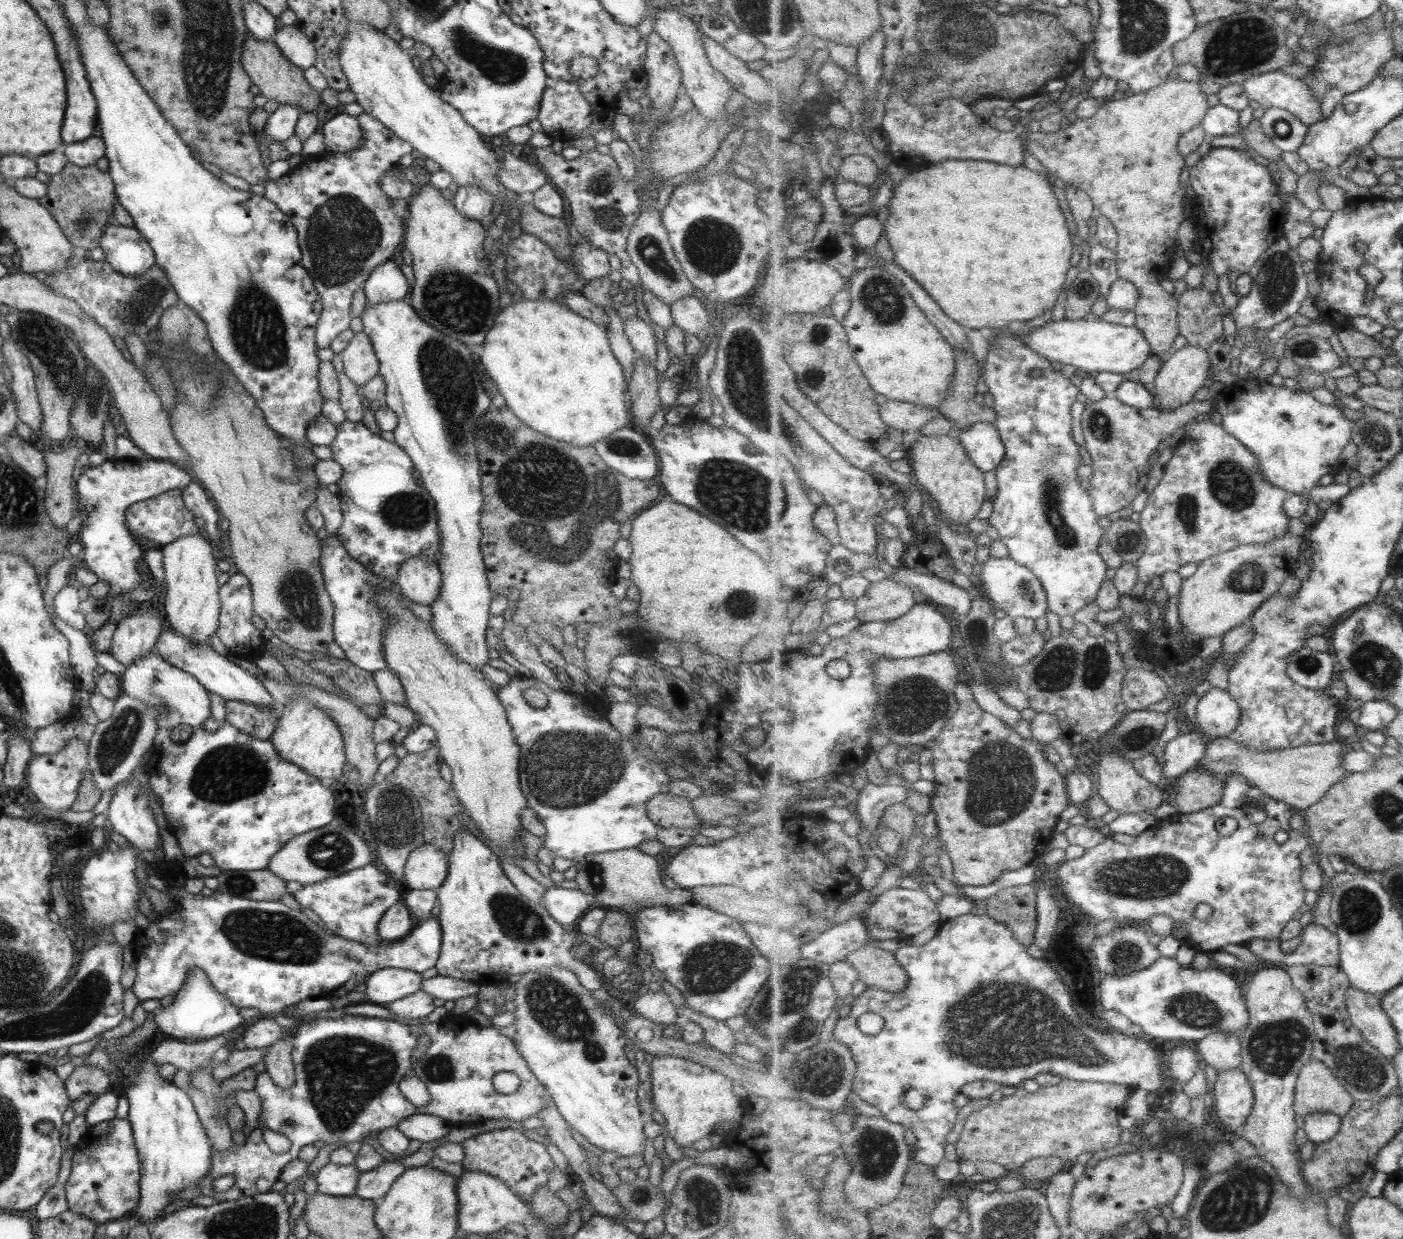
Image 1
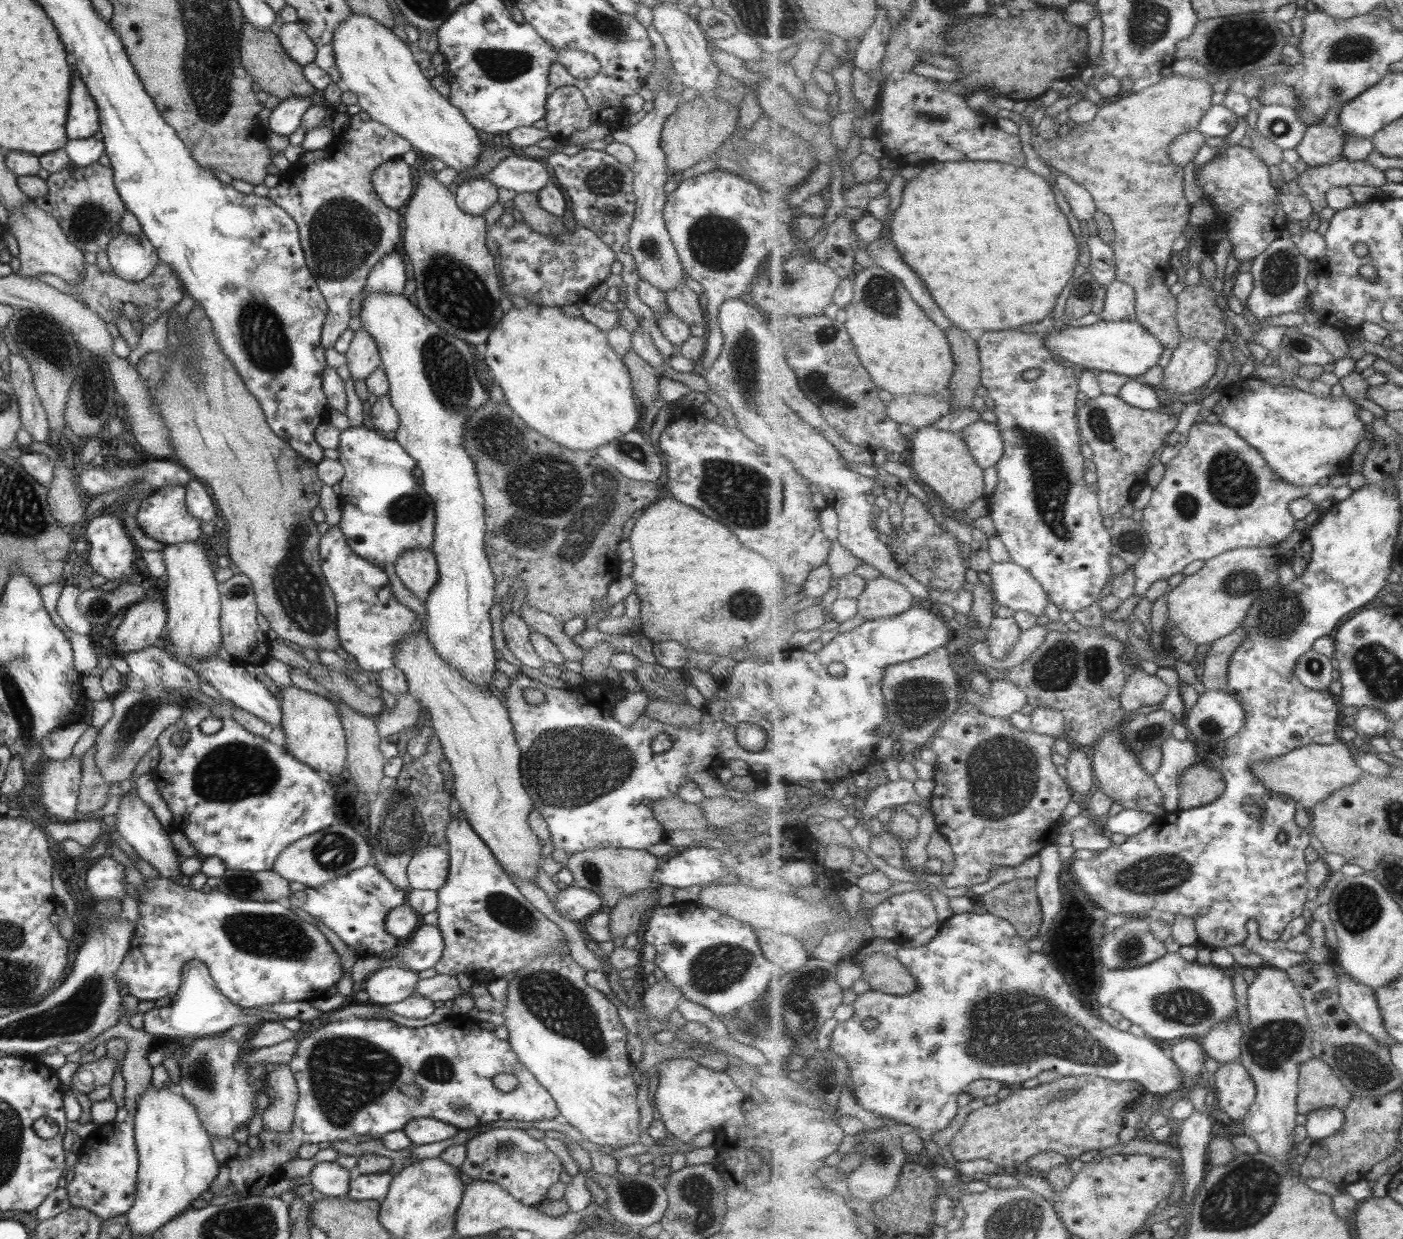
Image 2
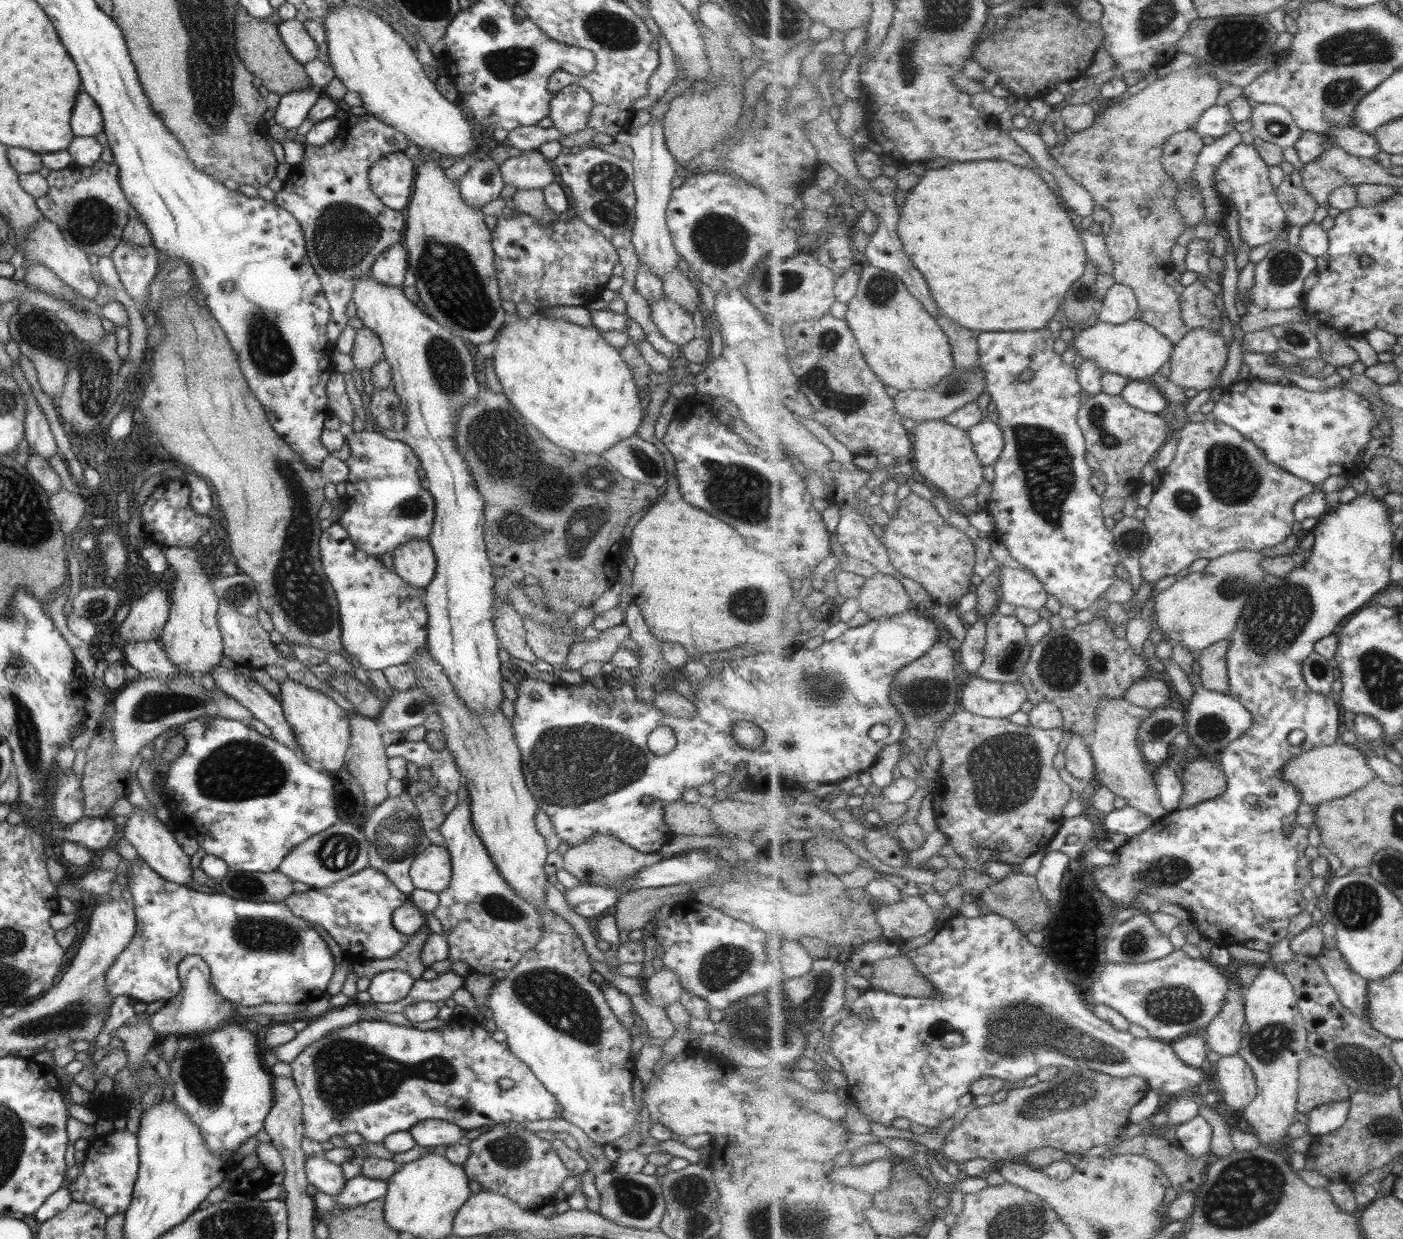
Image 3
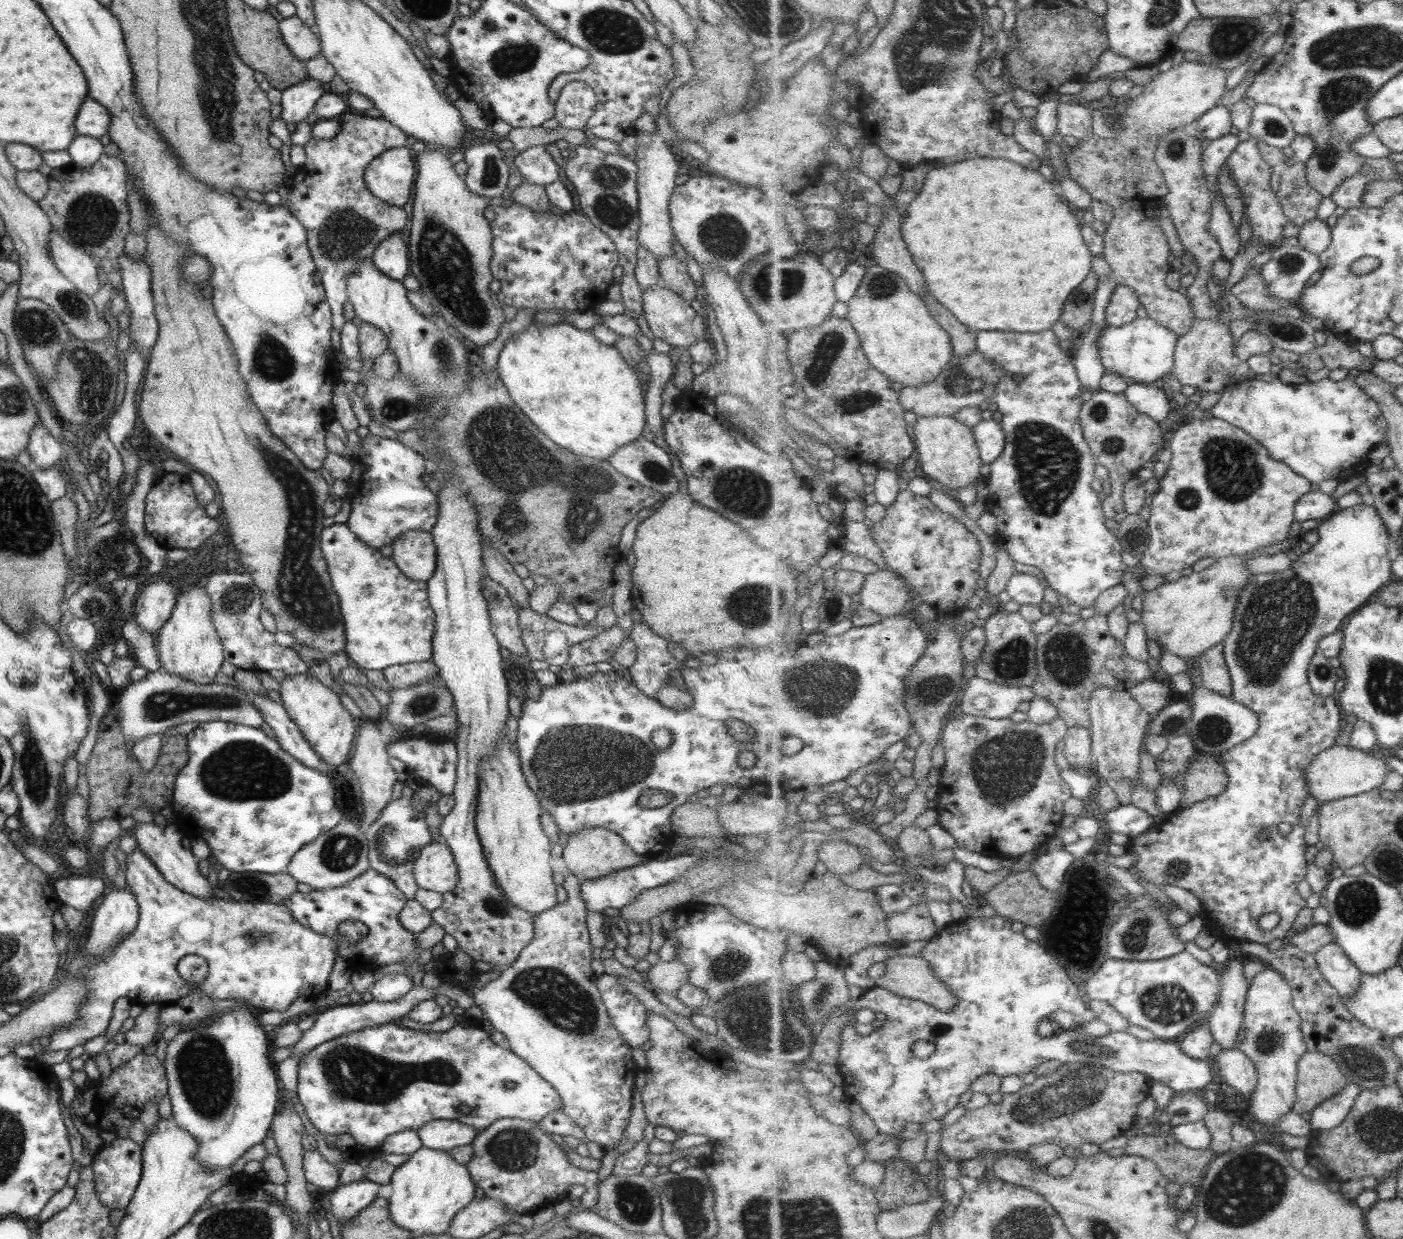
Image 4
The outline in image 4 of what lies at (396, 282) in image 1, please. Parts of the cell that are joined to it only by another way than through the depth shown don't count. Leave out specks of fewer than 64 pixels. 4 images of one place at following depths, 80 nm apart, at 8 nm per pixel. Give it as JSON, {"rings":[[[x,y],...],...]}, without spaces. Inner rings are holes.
{"rings":[[[392,234],[382,240],[370,260],[383,276],[391,280],[401,282],[407,276],[408,250],[400,234]]]}

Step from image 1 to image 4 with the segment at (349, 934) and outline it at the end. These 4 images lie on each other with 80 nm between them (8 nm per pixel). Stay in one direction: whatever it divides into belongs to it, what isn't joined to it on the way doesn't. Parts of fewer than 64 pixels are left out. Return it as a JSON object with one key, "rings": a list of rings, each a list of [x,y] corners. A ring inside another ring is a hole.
{"rings":[[[369,868],[337,888],[312,890],[307,893],[293,892],[283,900],[283,904],[297,924],[327,938],[338,936],[338,927],[341,922],[357,920],[363,923],[366,932],[360,939],[346,941],[339,937],[336,942],[340,955],[351,967],[366,968],[398,963],[412,952],[420,965],[428,966],[433,962],[430,949],[415,951],[415,934],[407,932],[397,920],[405,901],[405,895],[392,881]]]}

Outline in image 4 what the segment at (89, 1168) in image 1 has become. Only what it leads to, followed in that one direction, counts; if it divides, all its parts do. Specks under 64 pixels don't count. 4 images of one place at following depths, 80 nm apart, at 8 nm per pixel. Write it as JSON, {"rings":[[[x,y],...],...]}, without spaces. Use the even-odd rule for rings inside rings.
{"rings":[[[115,1138],[109,1143],[102,1142],[91,1159],[90,1169],[93,1175],[94,1193],[97,1200],[109,1211],[123,1210],[132,1197],[141,1174],[141,1147],[129,1138]]]}

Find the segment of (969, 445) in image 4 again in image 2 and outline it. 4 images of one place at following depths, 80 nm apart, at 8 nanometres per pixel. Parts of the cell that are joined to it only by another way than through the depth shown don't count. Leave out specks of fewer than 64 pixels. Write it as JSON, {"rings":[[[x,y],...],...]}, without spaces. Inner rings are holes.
{"rings":[[[934,425],[917,429],[911,438],[912,470],[929,486],[951,510],[967,511],[969,505],[984,501],[983,469],[969,450],[967,440],[955,432],[941,430]]]}

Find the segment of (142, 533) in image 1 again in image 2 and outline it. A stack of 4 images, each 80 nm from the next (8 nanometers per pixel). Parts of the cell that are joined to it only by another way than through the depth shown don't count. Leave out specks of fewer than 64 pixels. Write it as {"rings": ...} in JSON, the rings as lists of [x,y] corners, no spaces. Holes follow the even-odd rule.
{"rings":[[[164,486],[142,499],[133,516],[141,531],[164,546],[181,544],[181,542],[195,542],[202,533],[200,529],[202,520],[194,518],[188,512],[184,494],[183,486]]]}

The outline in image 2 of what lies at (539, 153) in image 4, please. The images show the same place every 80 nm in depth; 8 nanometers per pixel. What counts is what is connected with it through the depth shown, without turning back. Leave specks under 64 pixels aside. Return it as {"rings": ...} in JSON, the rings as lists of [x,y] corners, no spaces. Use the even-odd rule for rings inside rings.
{"rings":[[[511,154],[500,161],[483,179],[492,182],[496,188],[505,188],[516,194],[536,193],[550,183],[545,165],[537,158],[525,159]]]}

